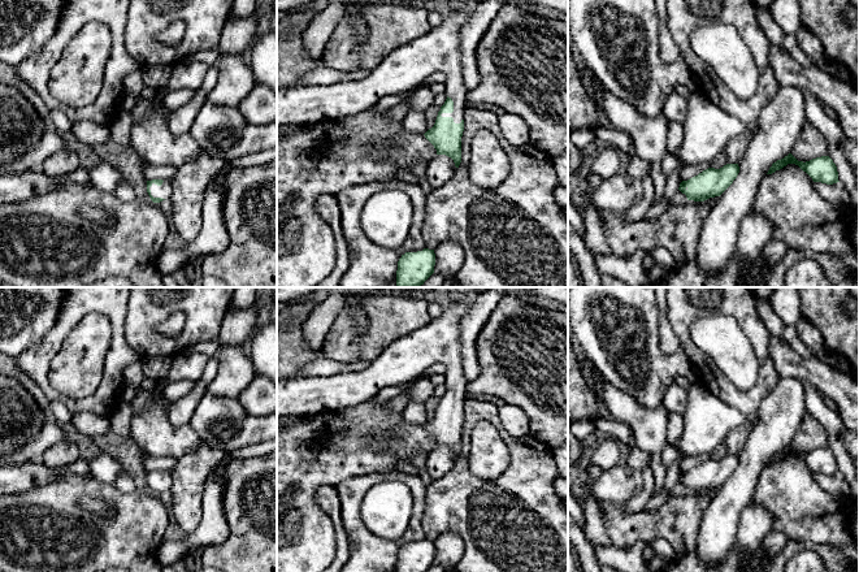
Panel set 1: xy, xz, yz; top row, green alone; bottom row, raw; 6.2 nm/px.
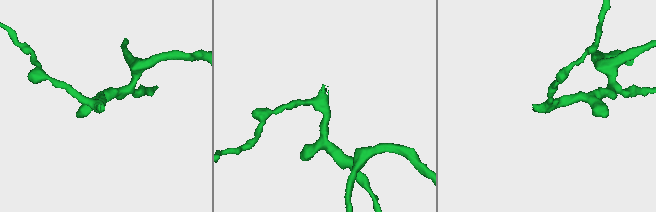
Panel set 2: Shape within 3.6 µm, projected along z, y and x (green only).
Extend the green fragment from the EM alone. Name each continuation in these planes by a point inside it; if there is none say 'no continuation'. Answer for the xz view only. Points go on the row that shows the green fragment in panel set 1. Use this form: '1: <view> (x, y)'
1: xz (403, 69)

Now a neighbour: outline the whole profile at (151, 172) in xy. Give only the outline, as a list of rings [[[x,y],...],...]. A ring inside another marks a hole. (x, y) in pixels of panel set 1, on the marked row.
[[[144,165],[142,166],[142,173],[147,181],[162,179],[172,181],[175,176],[177,168],[168,165]]]

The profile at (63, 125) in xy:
[[[49,110],[49,116],[58,134],[71,133],[71,121],[62,110]]]

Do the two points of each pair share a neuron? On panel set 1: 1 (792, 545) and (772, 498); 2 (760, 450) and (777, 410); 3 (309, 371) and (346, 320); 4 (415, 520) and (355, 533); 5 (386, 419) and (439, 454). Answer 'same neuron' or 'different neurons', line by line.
1: different neurons
2: same neuron
3: different neurons
4: same neuron
5: different neurons

